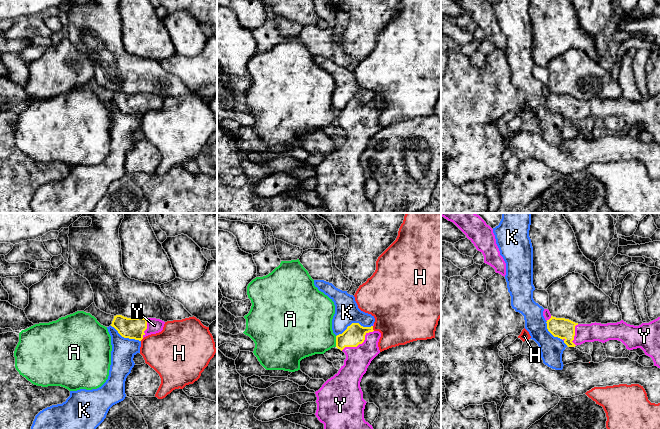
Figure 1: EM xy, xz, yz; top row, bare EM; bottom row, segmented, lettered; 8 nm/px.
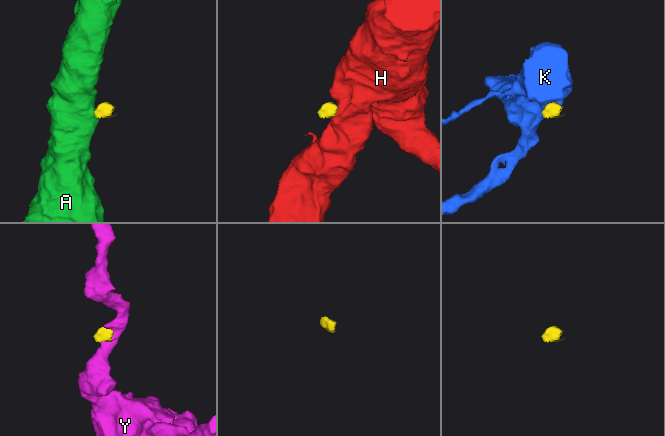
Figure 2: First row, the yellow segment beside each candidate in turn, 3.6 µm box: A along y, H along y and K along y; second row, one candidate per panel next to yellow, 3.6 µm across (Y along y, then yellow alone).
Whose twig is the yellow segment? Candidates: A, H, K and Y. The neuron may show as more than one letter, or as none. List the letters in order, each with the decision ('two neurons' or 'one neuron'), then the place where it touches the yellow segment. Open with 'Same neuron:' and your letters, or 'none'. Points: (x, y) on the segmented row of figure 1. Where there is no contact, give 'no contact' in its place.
Same neuron: Y
A: two neurons; contact xz (336, 341)
H: two neurons; contact xz (372, 328)
K: two neurons; contact xz (354, 323)
Y: one neuron; contact xz (359, 343)

